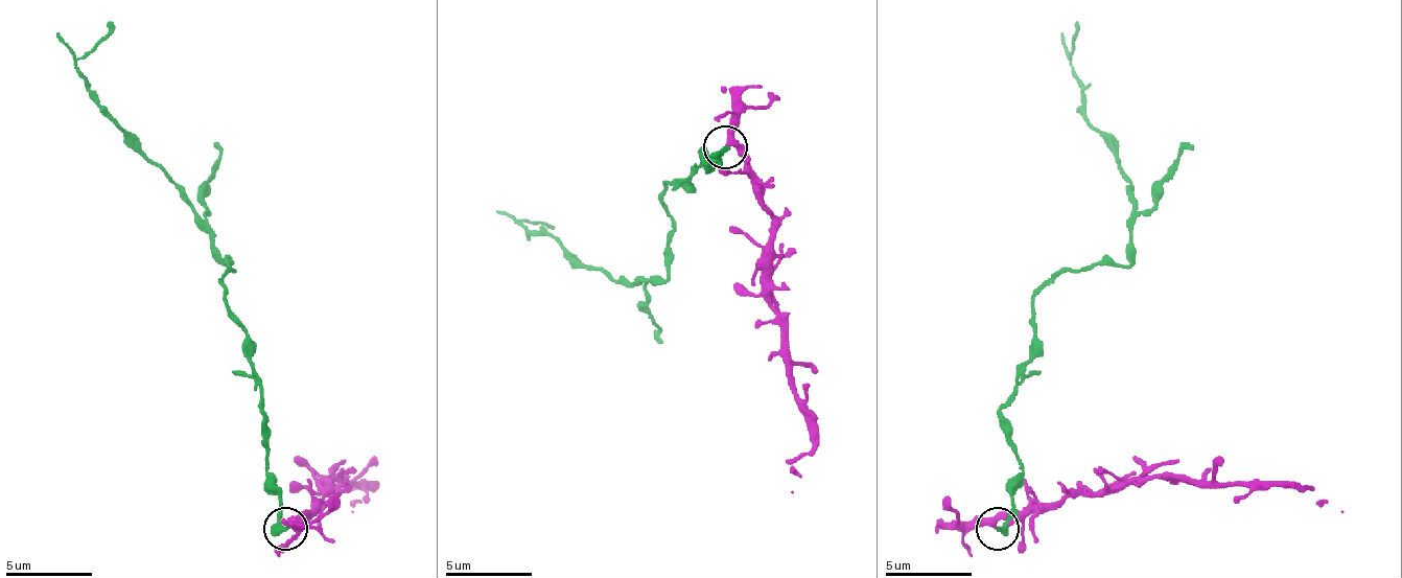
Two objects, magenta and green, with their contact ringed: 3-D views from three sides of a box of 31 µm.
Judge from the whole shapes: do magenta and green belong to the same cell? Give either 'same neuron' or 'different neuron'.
different neuron

